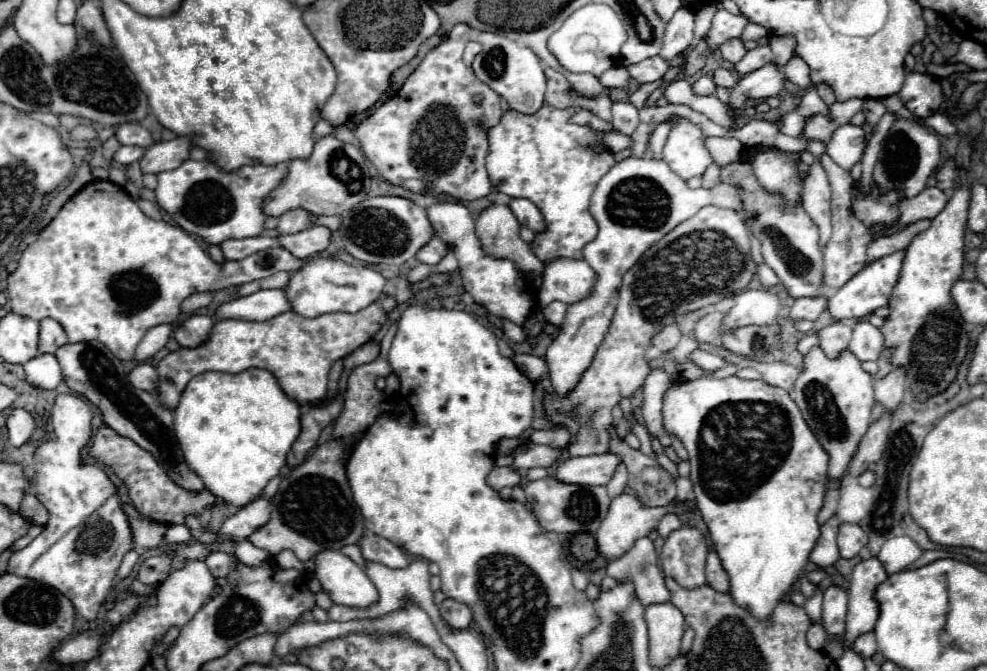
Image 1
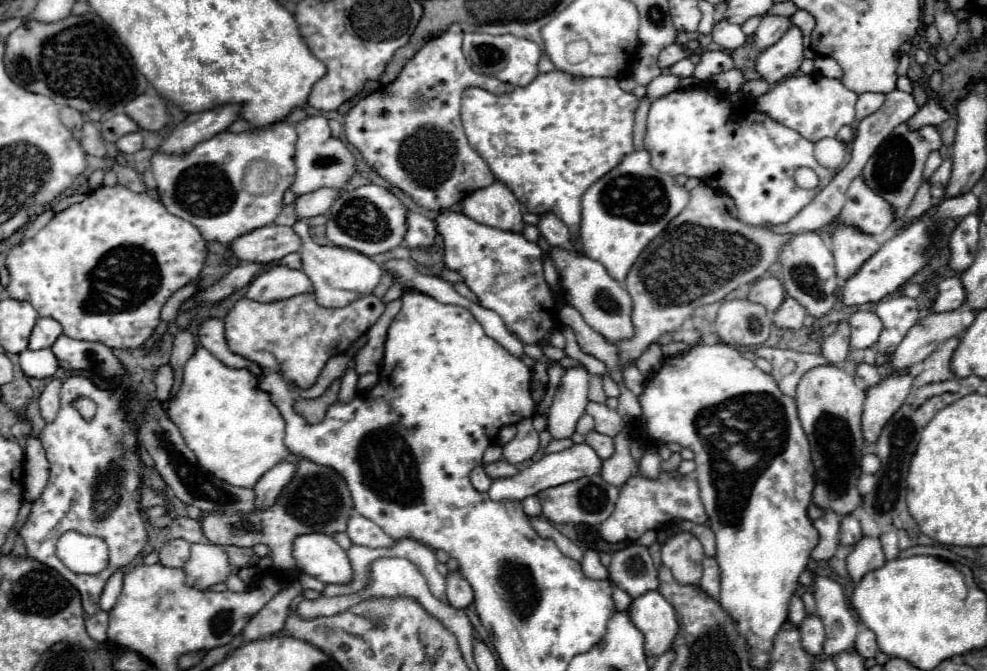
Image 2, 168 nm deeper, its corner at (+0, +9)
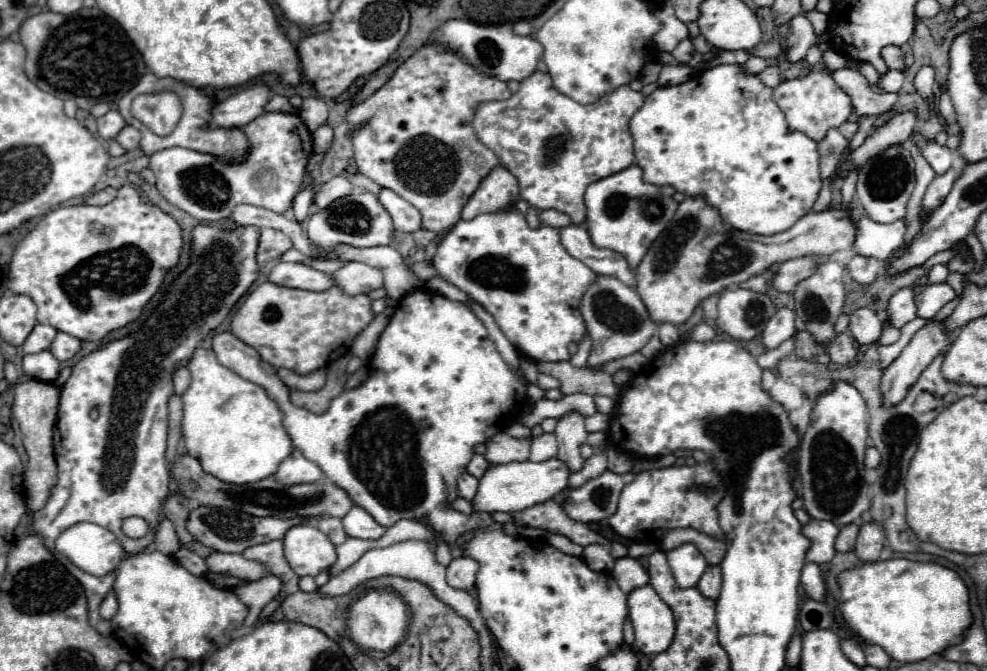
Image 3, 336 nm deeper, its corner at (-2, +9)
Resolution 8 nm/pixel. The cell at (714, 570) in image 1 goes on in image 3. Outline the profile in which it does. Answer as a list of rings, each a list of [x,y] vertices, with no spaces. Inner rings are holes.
[[[709,566],[705,570],[705,574],[701,576],[697,588],[705,598],[717,600],[719,594],[721,594],[721,568],[719,566]]]

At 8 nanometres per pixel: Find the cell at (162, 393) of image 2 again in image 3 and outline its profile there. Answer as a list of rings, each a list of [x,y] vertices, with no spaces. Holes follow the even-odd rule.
[[[179,368],[179,370],[173,374],[173,382],[175,382],[175,394],[181,396],[181,394],[187,390],[187,386],[191,384],[191,374],[189,374],[189,370],[187,370],[187,368]]]

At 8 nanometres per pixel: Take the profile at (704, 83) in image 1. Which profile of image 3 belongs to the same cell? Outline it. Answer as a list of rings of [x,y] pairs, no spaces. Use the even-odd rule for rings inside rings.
[[[751,56],[745,64],[745,70],[751,72],[751,74],[761,74],[765,68],[767,68],[767,60],[759,58],[759,56]]]

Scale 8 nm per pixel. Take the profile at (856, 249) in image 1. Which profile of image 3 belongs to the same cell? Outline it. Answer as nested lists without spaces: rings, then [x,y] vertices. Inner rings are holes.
[[[853,256],[853,260],[847,266],[851,278],[859,284],[871,284],[879,272],[883,270],[883,262],[877,258],[863,258],[863,256]]]

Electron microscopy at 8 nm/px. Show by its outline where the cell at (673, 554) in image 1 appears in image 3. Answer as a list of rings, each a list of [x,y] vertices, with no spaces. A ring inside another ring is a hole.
[[[683,544],[675,550],[669,550],[667,562],[671,566],[671,572],[673,572],[679,588],[697,586],[699,578],[703,576],[705,568],[707,568],[703,554],[693,544]]]

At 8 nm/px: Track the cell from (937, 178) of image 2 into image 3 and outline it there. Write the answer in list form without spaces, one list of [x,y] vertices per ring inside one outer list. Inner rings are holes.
[[[951,168],[947,174],[937,176],[937,178],[929,184],[929,188],[927,188],[927,192],[925,192],[925,198],[923,198],[923,212],[921,212],[923,222],[929,218],[929,214],[931,214],[935,208],[939,208],[939,206],[943,204],[945,196],[947,196],[947,194],[951,192],[951,188],[953,188],[955,178],[957,178],[957,172]]]

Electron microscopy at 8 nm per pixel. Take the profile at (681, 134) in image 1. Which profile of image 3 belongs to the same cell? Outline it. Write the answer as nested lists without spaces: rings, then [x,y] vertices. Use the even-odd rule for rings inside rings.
[[[719,64],[715,68],[703,70],[697,76],[689,78],[683,84],[677,86],[661,86],[649,96],[645,96],[643,106],[635,112],[635,116],[629,120],[629,132],[633,138],[633,150],[637,166],[643,170],[643,180],[647,184],[655,186],[673,186],[677,192],[683,192],[685,196],[703,196],[709,206],[717,208],[723,222],[731,224],[735,230],[749,232],[749,234],[777,234],[787,228],[791,228],[801,216],[809,214],[819,190],[821,190],[821,176],[819,176],[819,154],[817,154],[817,142],[807,138],[803,132],[791,132],[787,126],[787,120],[779,106],[773,102],[773,88],[765,86],[757,74],[745,72],[741,64]]]

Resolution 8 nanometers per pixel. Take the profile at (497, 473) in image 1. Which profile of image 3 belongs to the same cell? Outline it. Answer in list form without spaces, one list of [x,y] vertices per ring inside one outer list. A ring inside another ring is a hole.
[[[463,472],[463,474],[457,478],[457,494],[459,494],[461,498],[465,498],[465,500],[471,502],[471,498],[475,496],[477,484],[479,484],[477,478],[471,478],[471,474]]]

